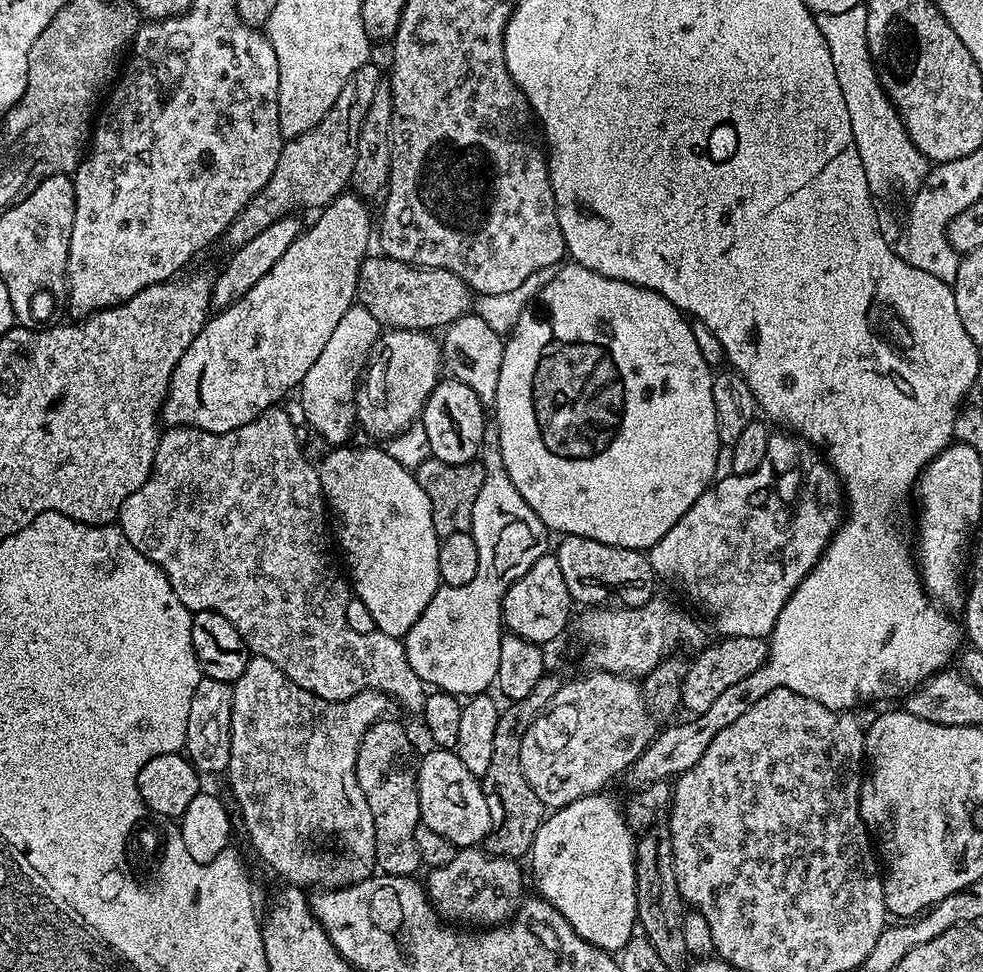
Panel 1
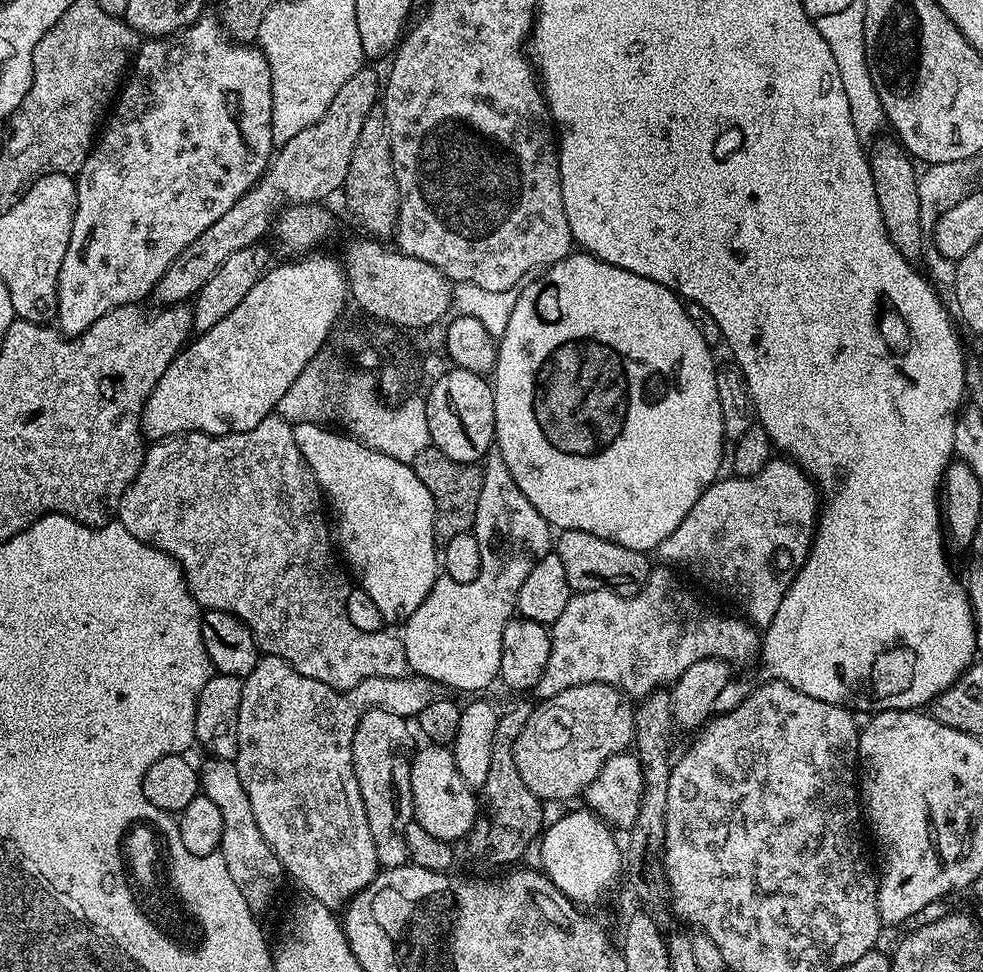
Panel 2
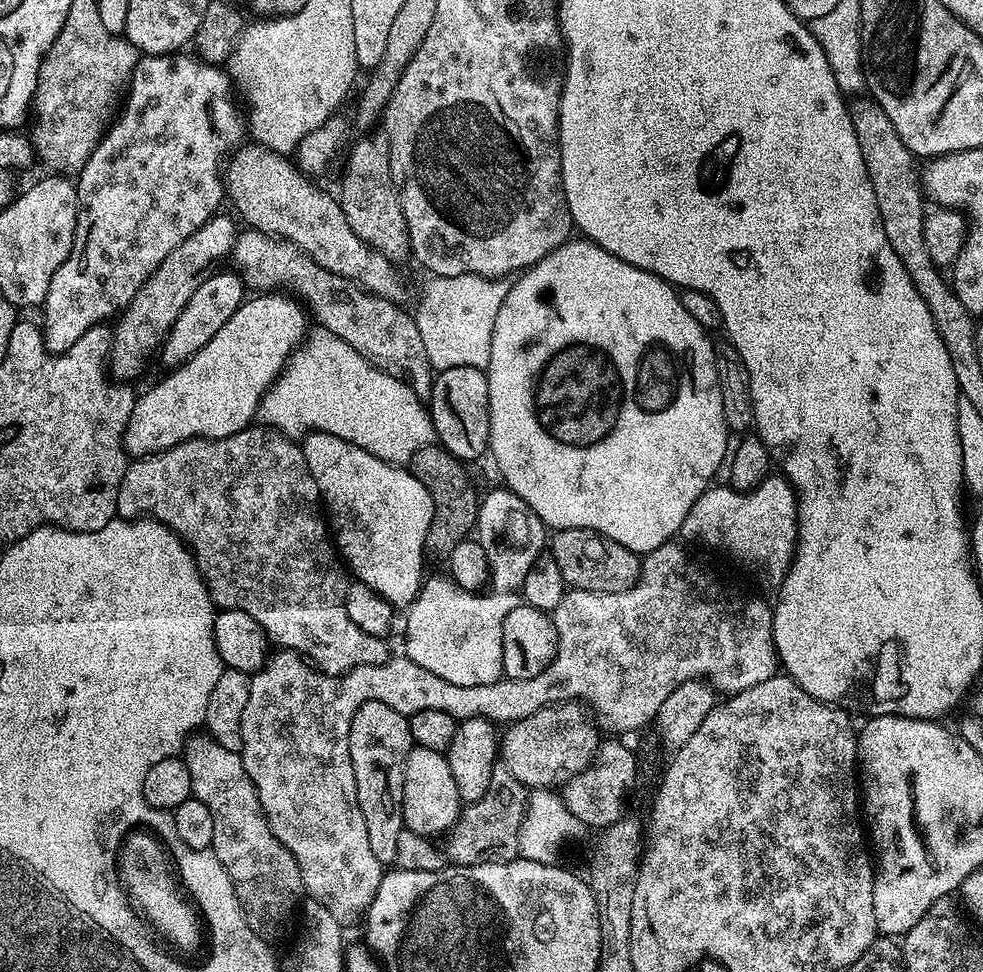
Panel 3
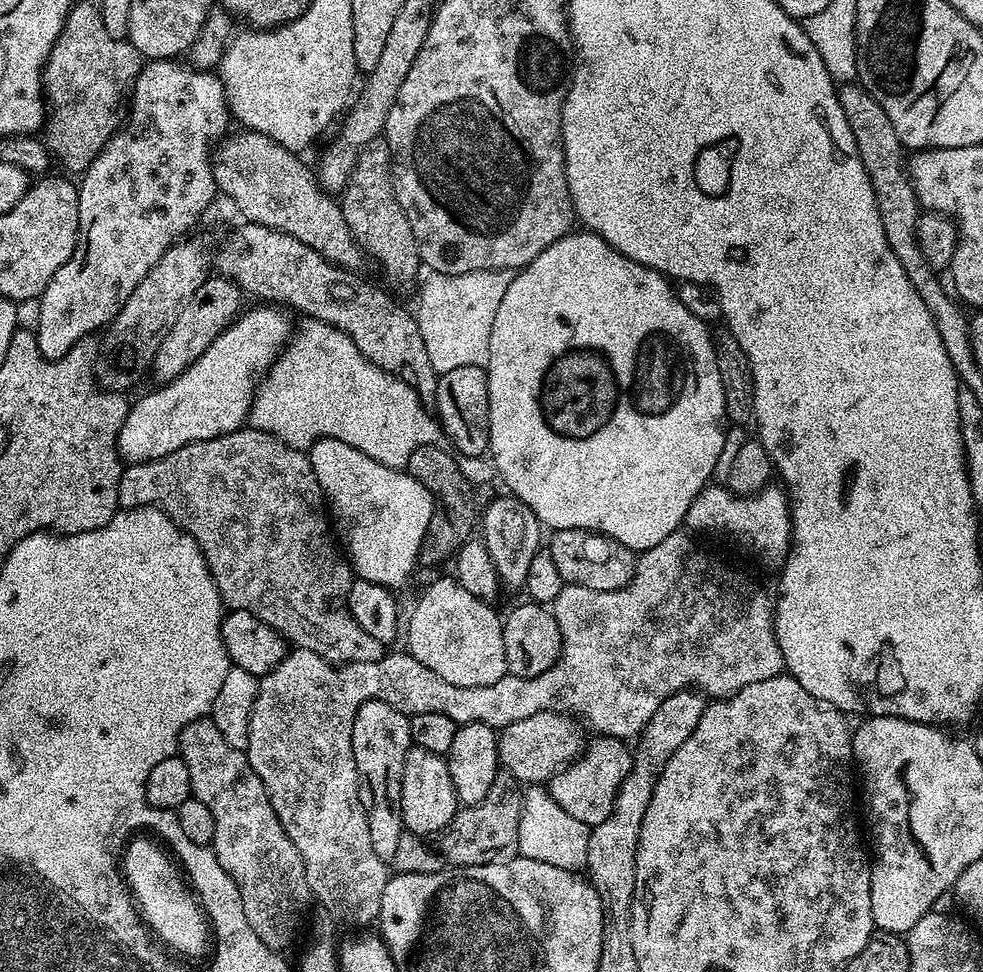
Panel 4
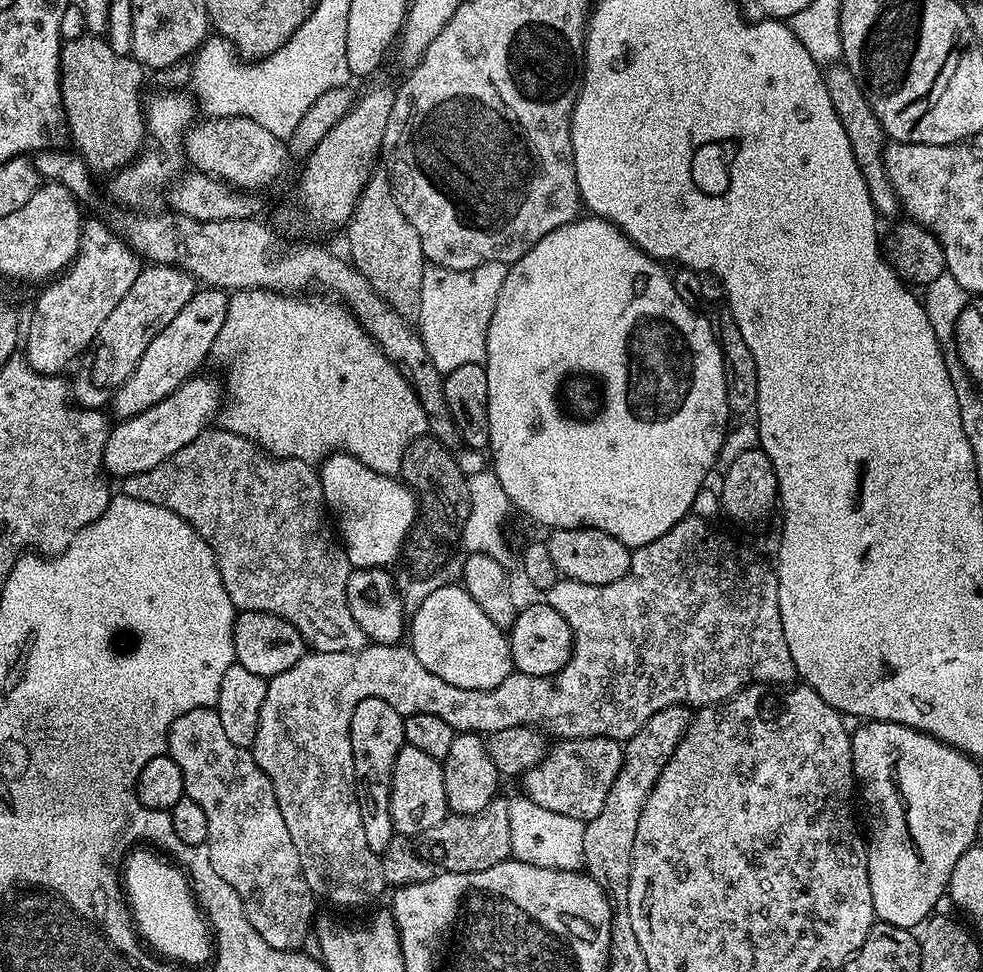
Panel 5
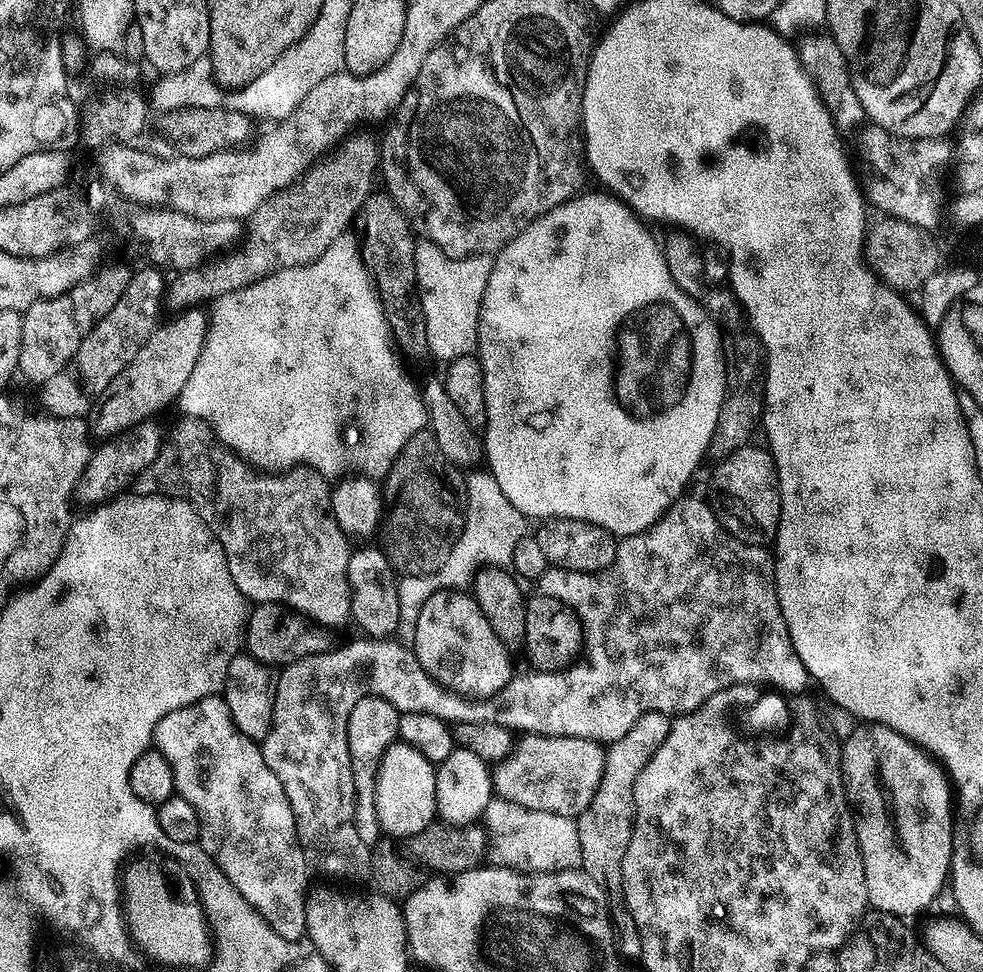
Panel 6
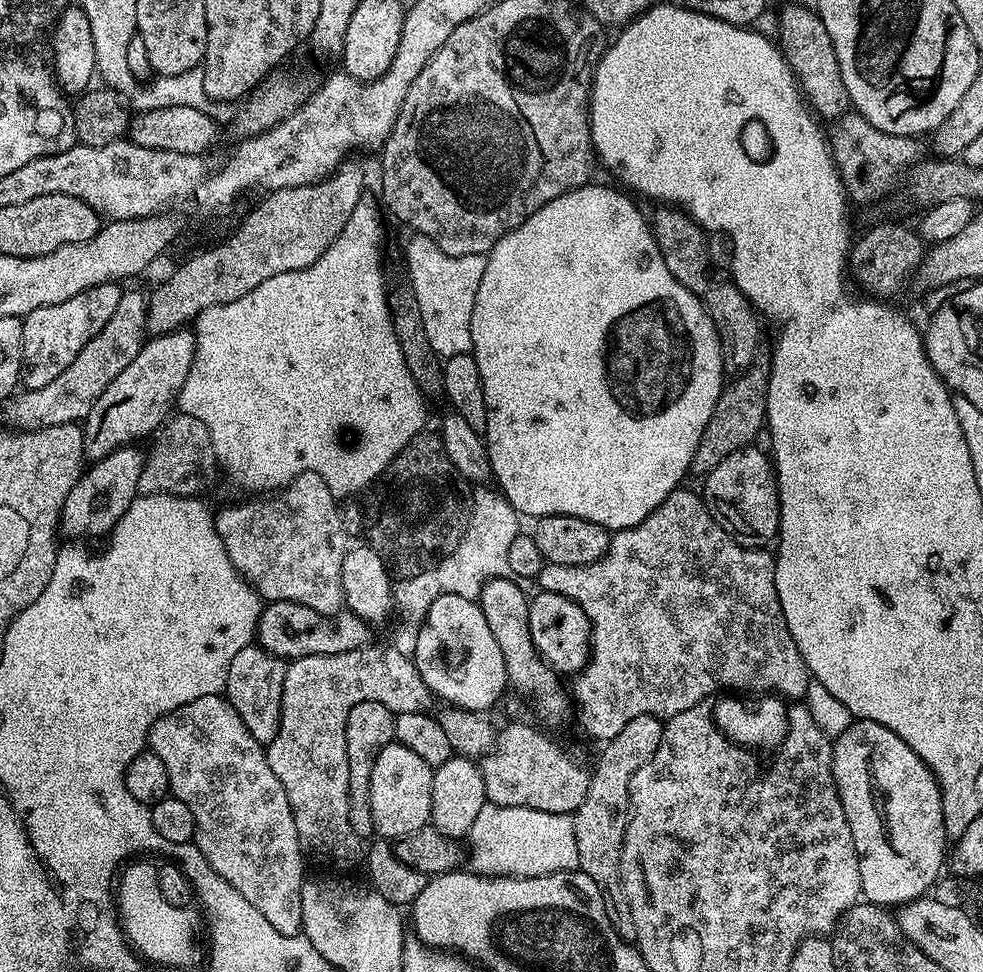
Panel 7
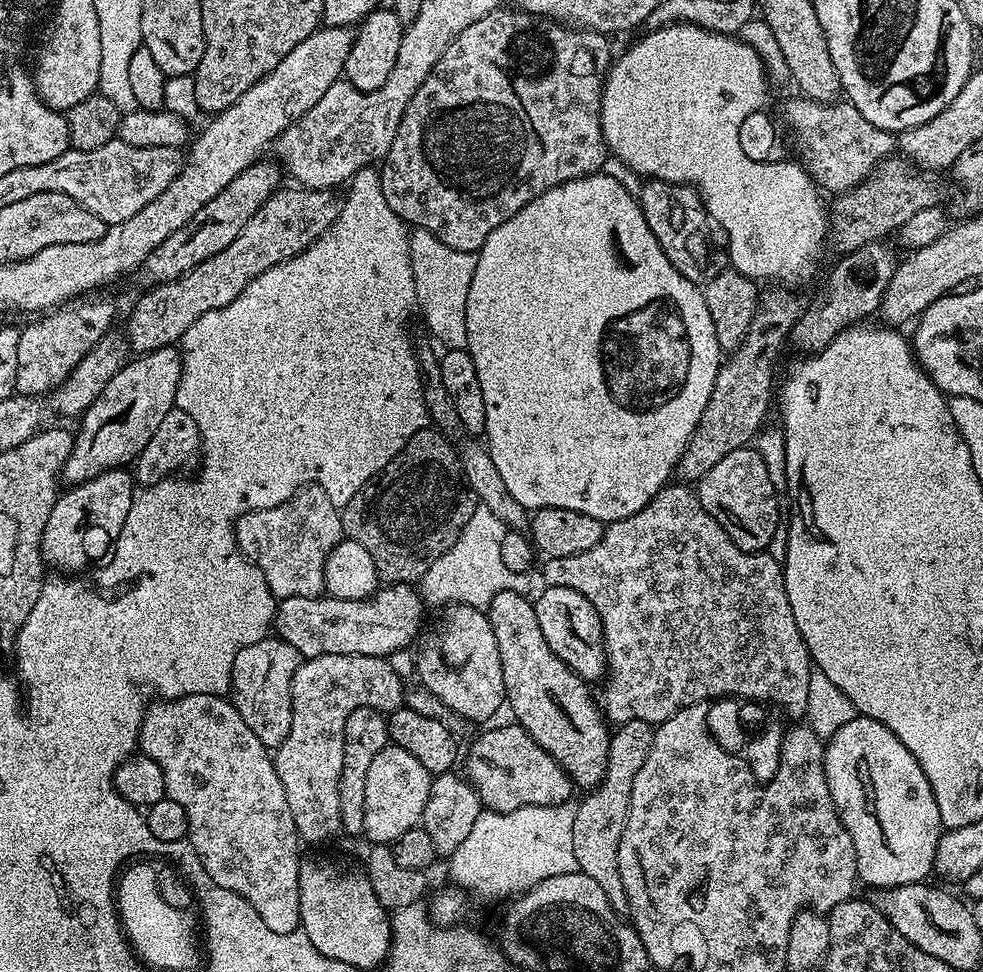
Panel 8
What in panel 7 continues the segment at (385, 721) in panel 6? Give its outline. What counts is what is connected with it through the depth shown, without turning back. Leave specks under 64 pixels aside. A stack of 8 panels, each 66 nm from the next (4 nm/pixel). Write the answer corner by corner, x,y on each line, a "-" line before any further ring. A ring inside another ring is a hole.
358,702
350,710
350,718
346,718
346,762
350,766
350,826
354,826
354,834
368,838
376,831
374,814
370,814
370,774
374,774
374,762
378,754
388,744
393,743
396,735
396,716
382,702

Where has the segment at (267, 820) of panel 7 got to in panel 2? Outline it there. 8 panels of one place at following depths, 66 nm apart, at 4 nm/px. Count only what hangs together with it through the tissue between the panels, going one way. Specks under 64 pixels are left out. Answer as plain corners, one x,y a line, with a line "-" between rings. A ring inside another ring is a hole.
215,758
205,761
204,768
202,764
199,769
202,794
214,802
222,814
222,836
218,851
222,858
226,858
226,870
230,870
230,878
234,878
234,886
242,890
246,906
250,906
253,914
261,914
275,898
280,883
286,880
284,867
274,850
270,850
266,838
262,838
258,822
254,822
254,810
250,810
250,798
246,798
246,790
242,786
242,778
238,778
235,763

